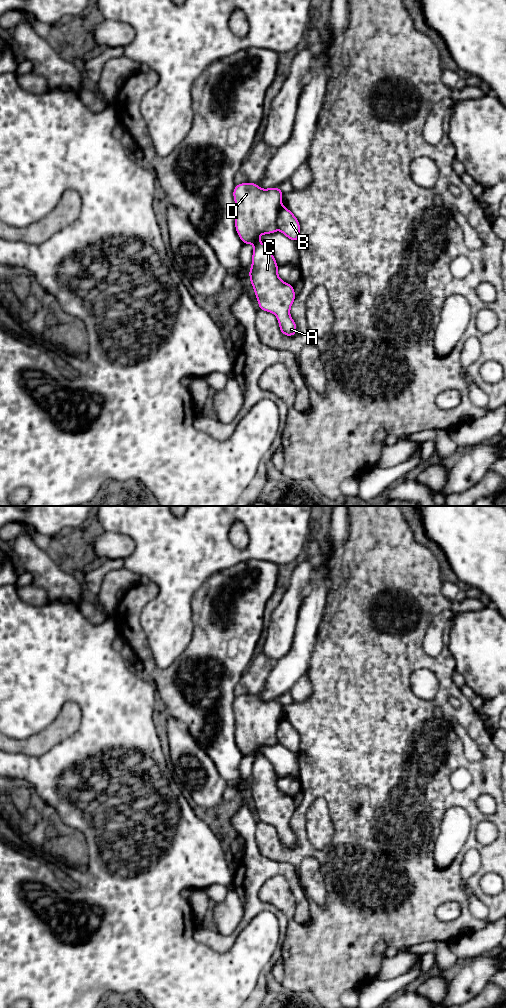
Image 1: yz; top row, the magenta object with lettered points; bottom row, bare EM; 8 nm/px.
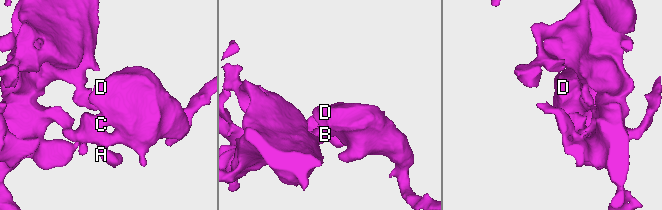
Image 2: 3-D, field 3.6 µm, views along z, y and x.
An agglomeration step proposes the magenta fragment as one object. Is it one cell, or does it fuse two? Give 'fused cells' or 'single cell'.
single cell

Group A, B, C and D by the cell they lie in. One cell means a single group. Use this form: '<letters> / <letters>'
A B C D

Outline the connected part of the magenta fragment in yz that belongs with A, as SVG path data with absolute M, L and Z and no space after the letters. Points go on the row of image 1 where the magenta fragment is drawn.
M240 183L233 190L235 200L235 229L243 244L253 244L252 266L249 270L250 282L254 288L259 309L276 315L280 331L285 336L297 333L296 323L290 316L290 308L296 298L293 285L278 277L279 266L273 253L262 242L259 236L272 234L278 229L290 240L298 242L300 223L294 214L282 206L283 193L279 187L260 189L257 183Z

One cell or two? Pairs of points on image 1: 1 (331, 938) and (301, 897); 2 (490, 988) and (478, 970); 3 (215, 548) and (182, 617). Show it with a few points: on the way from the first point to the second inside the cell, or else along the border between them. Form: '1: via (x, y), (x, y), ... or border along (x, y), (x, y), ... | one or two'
1: border along (292, 892), (295, 898), (294, 919), (306, 924) | two
2: border along (488, 981), (483, 990), (475, 997) | two
3: via (198, 565), (182, 581), (182, 600) | one

